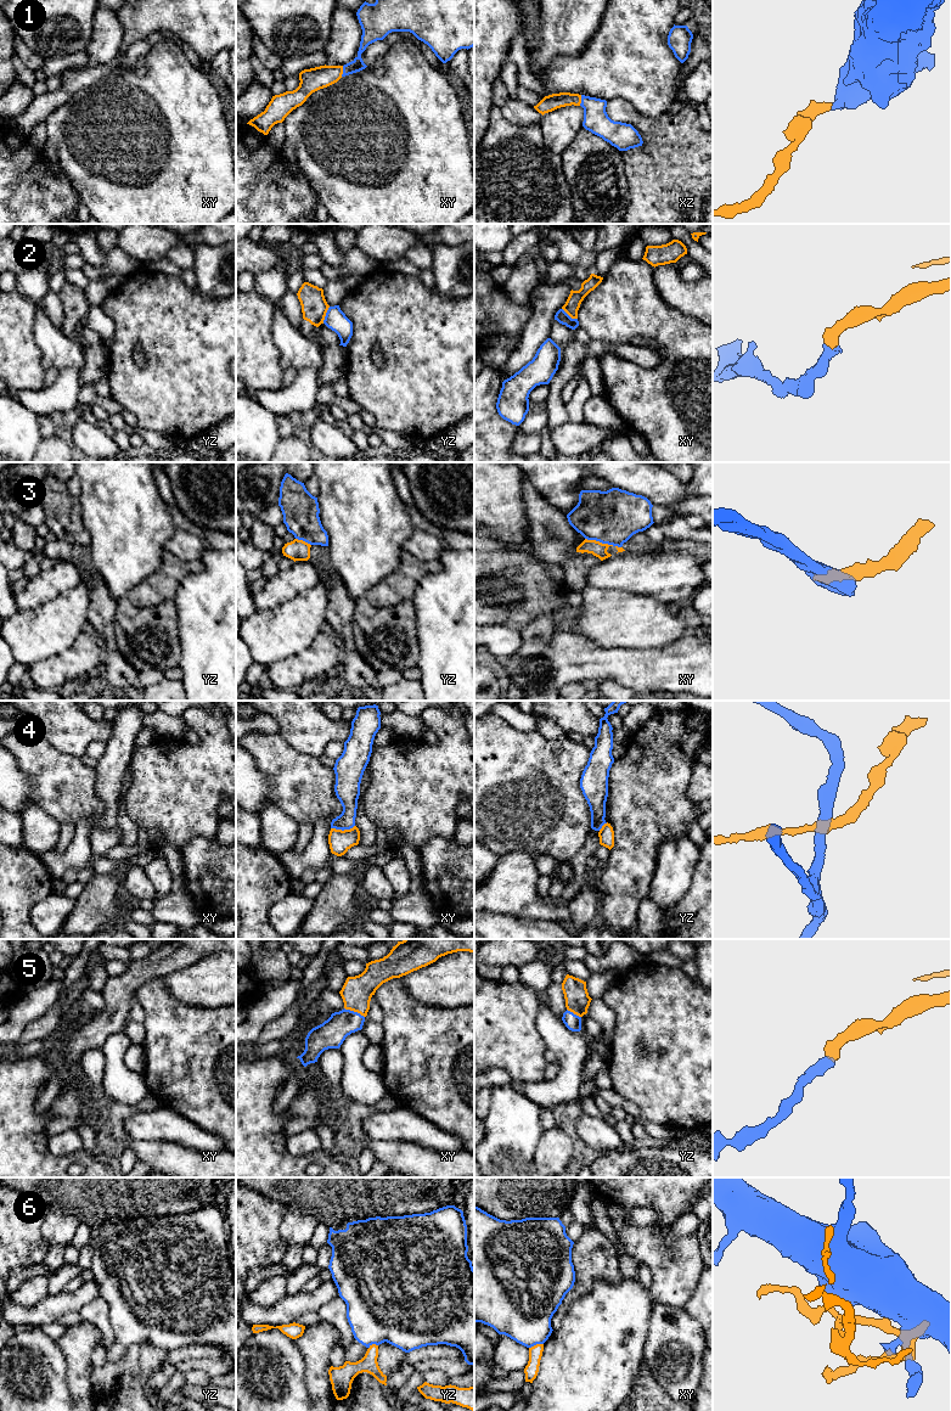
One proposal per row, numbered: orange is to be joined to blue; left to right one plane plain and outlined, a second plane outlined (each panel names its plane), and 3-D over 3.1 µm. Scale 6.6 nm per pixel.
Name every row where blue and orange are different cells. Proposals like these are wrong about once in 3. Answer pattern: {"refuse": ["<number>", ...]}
{"refuse": ["2", "3", "4", "6"]}

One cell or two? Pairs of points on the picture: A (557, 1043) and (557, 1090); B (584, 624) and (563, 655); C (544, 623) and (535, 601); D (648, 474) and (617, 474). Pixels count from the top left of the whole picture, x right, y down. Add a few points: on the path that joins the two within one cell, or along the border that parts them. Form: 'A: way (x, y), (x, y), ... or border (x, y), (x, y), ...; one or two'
A: way (568, 1055), (568, 1078); one
B: border (570, 629), (603, 646); two
C: border (551, 614), (536, 617), (519, 631); two
D: way (641, 474), (624, 474); one

